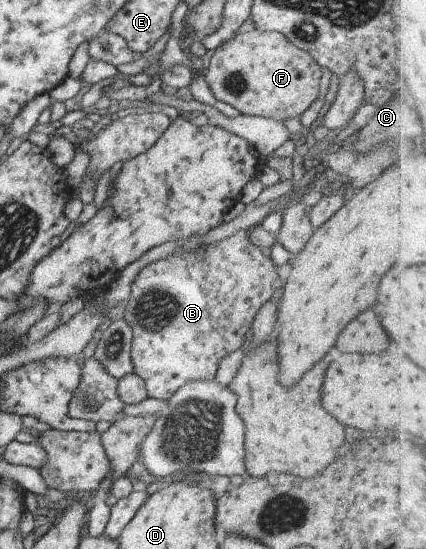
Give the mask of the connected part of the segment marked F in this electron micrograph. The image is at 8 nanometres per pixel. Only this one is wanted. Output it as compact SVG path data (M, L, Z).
M276 31L236 33L205 59L204 78L212 96L246 116L268 117L282 123L296 118L318 96L321 68L312 55L299 49Z

